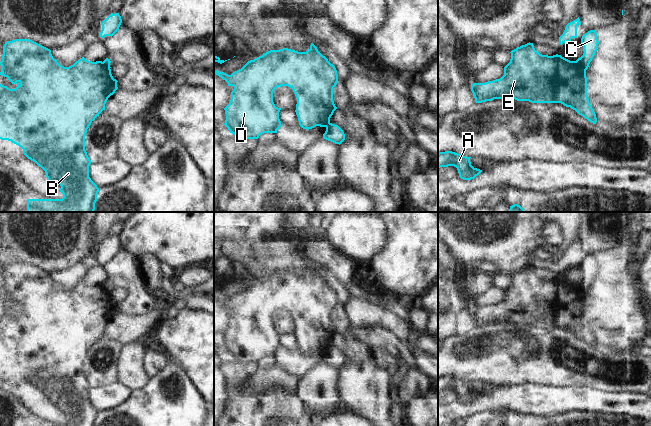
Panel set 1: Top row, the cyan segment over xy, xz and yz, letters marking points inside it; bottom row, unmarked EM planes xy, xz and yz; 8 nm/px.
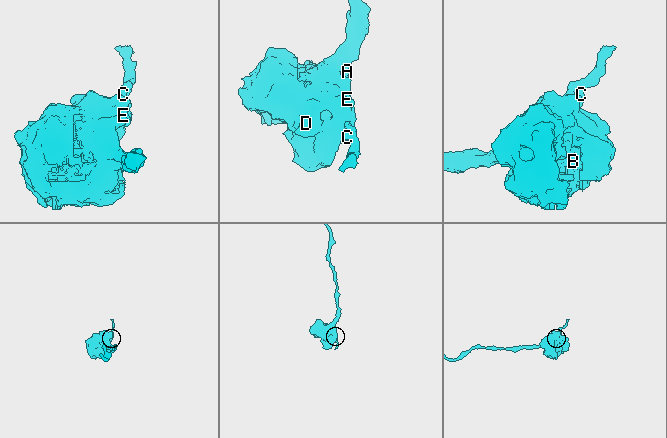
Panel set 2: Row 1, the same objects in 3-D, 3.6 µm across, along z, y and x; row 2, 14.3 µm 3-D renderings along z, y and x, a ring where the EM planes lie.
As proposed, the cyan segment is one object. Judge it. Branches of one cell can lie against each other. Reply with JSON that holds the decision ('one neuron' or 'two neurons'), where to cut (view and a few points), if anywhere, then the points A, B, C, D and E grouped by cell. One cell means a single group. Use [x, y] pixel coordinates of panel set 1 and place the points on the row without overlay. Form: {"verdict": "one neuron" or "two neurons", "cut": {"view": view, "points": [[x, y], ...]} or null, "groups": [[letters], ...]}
{"verdict": "two neurons", "cut": {"view": "yz", "points": [[573, 285], [585, 294]]}, "groups": [["A", "B", "D", "E"], ["C"]]}

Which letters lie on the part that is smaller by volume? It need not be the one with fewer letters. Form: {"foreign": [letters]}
{"foreign": ["C"]}

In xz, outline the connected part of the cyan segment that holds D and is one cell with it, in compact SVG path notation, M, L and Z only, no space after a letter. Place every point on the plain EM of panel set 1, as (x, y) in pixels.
M313 267L306 276L288 272L270 274L248 285L231 299L218 294L214 297L225 304L228 310L234 311L231 324L224 332L224 349L230 357L241 363L258 363L264 357L277 357L282 350L279 343L281 332L276 331L273 326L273 316L277 311L288 310L293 314L297 322L295 336L303 353L327 351L337 333L333 325L333 314L338 306L337 294Z

